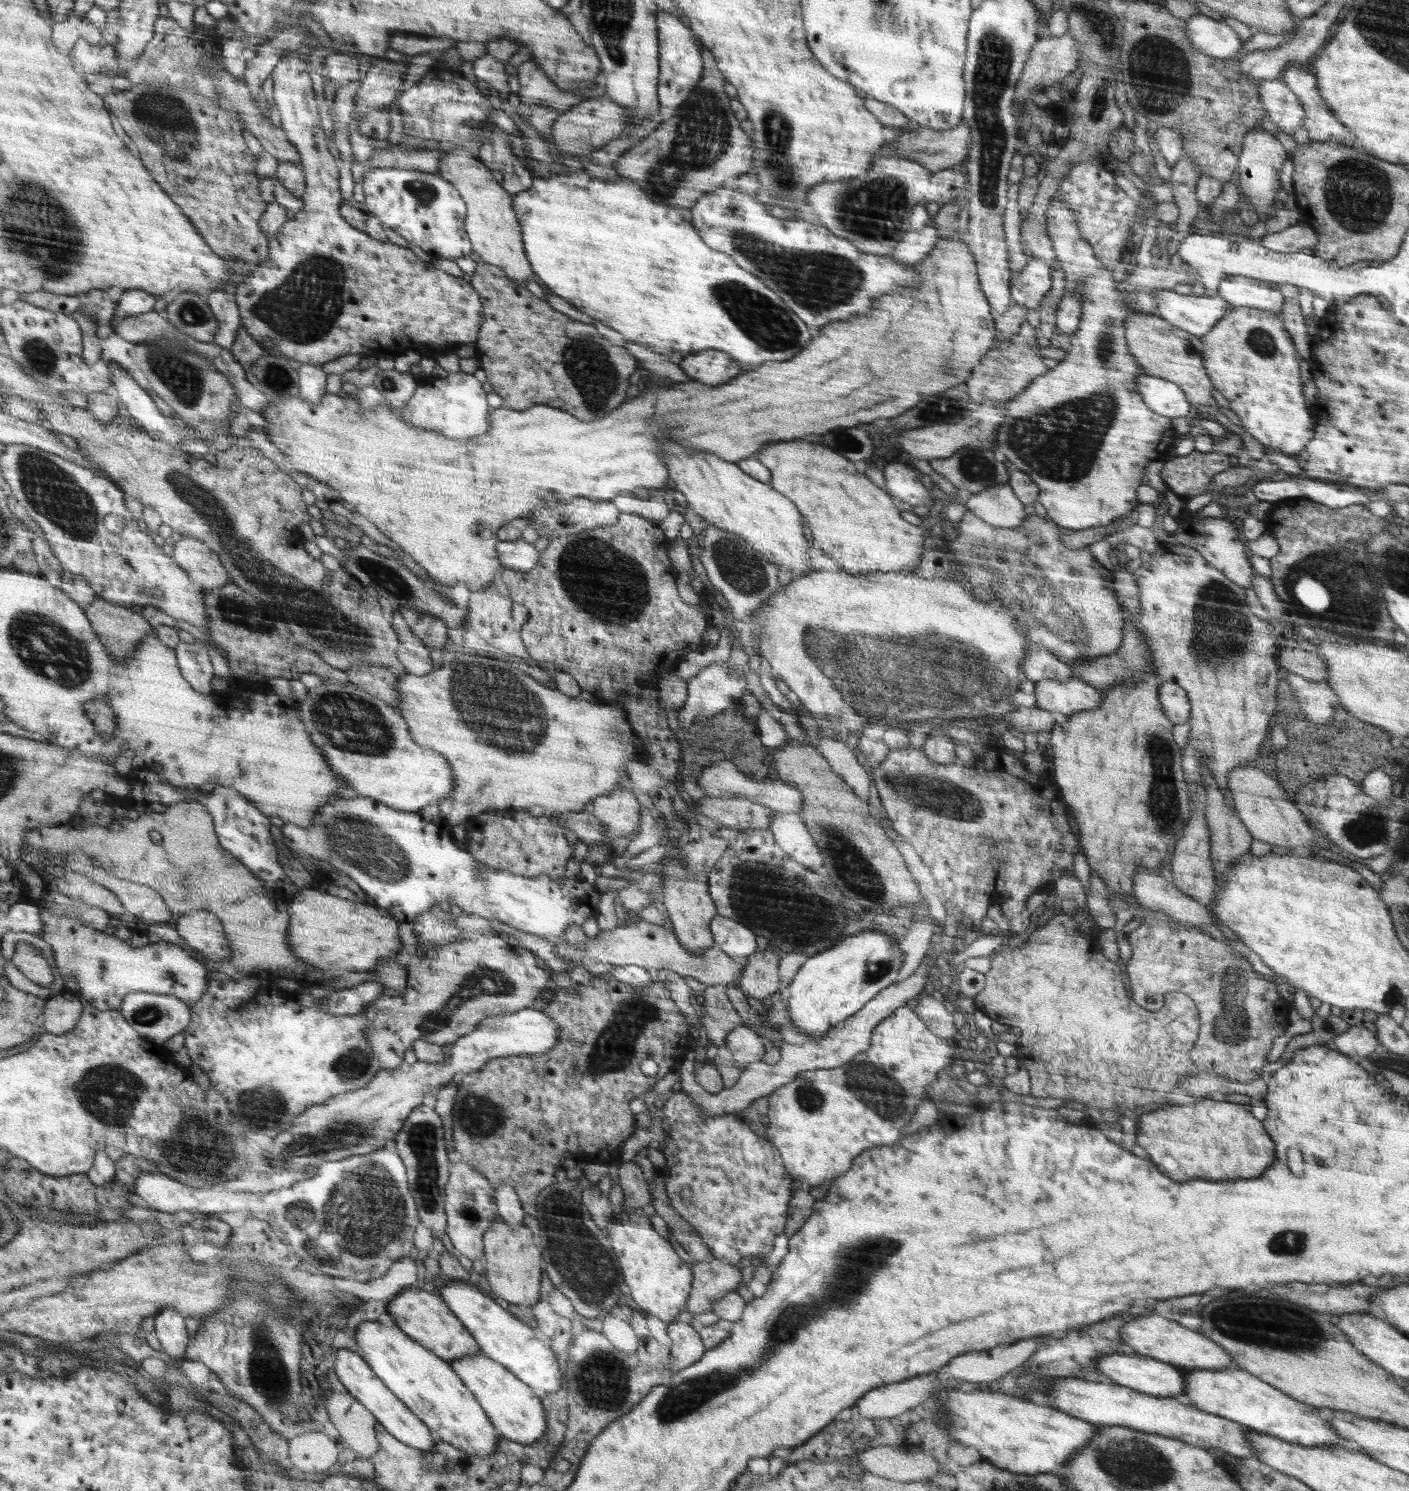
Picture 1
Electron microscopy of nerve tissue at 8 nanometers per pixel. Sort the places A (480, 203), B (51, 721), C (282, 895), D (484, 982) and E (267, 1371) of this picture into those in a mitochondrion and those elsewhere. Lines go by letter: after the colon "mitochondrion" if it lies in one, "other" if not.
A: other
B: other
C: other
D: mitochondrion
E: mitochondrion

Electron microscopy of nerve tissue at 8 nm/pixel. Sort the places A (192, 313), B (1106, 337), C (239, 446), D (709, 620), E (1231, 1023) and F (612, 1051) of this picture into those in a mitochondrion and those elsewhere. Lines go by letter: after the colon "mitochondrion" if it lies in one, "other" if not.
A: mitochondrion
B: mitochondrion
C: other
D: other
E: mitochondrion
F: mitochondrion

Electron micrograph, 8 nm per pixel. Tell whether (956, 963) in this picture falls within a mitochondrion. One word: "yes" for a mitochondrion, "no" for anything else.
no

